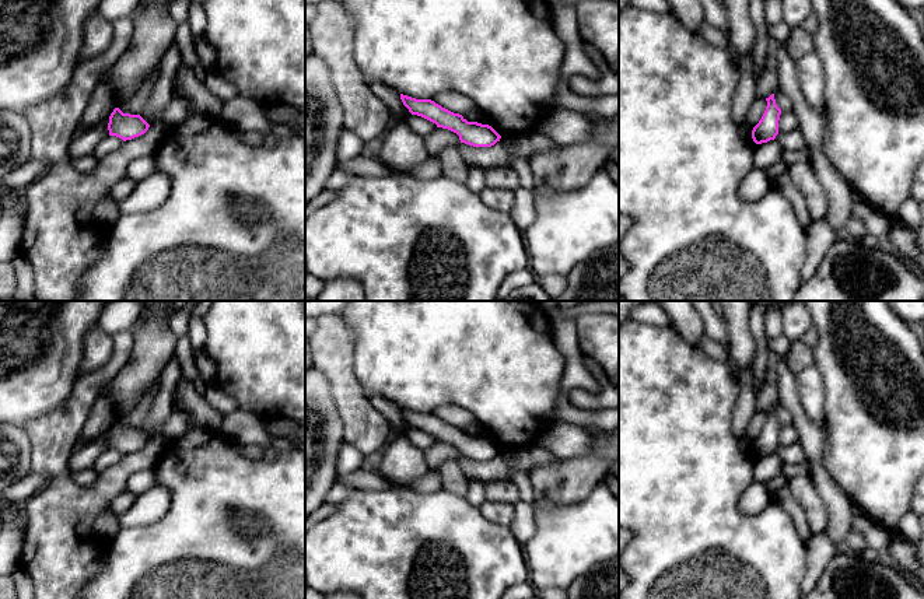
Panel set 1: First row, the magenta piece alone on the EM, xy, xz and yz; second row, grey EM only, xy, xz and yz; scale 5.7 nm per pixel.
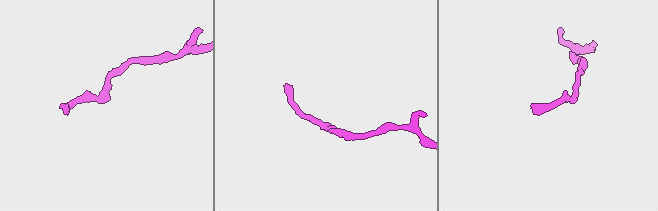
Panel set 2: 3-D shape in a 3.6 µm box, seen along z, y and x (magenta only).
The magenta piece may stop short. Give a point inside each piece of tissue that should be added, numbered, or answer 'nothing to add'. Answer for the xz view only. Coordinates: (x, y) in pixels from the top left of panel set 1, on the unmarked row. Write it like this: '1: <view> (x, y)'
nothing to add

